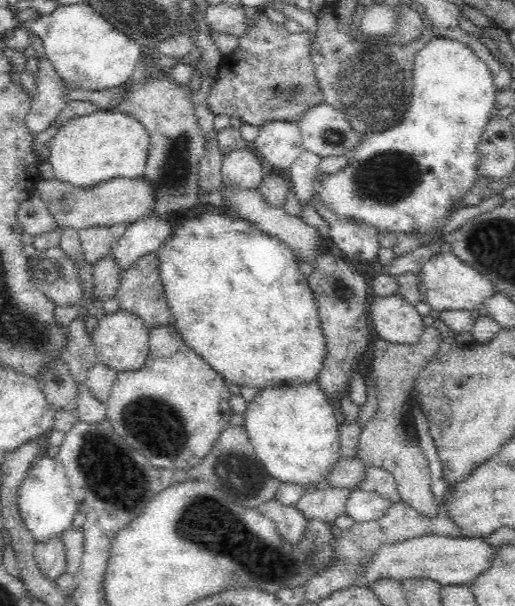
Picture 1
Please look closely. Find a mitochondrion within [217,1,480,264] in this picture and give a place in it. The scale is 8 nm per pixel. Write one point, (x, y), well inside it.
(372, 87)

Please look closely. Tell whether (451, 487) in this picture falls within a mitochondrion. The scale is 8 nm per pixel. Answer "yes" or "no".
no

